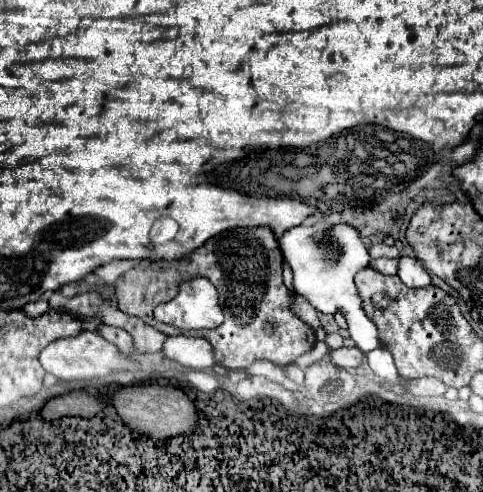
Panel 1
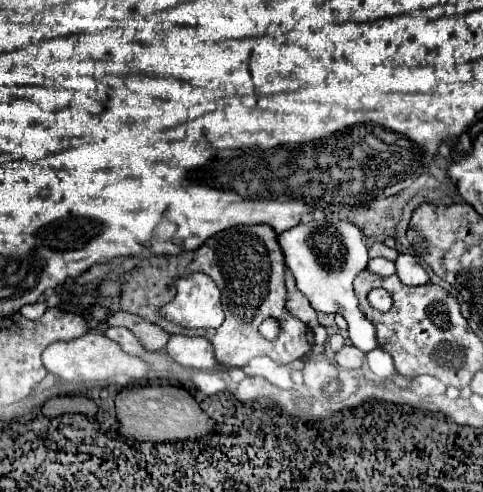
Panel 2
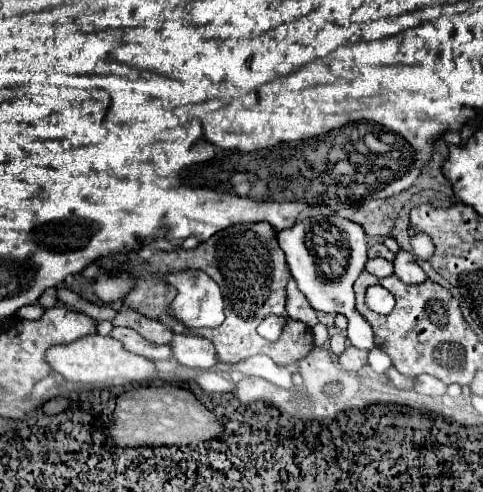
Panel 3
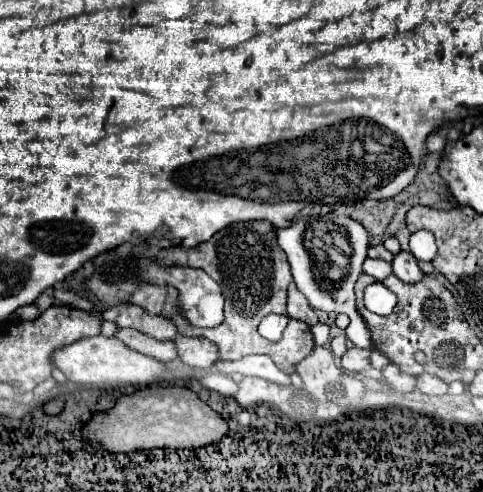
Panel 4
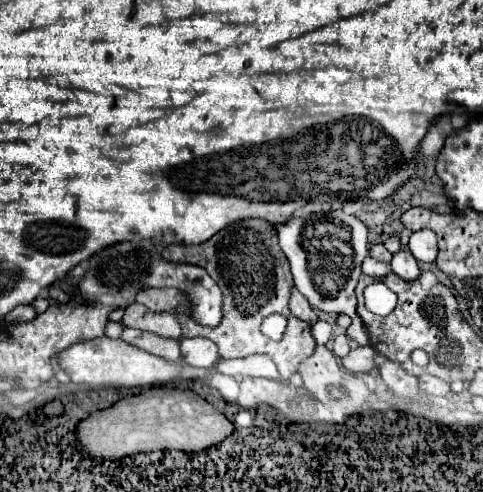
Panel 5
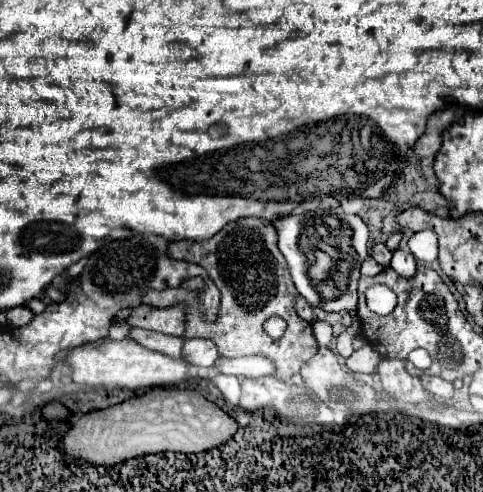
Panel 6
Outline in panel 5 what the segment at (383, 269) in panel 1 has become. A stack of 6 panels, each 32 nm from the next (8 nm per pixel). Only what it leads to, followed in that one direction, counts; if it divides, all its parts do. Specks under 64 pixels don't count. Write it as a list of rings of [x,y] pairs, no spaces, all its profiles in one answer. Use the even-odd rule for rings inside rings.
[[[368,256],[362,264],[362,274],[366,274],[366,276],[386,276],[388,272],[390,272],[390,264],[378,262],[372,256]]]

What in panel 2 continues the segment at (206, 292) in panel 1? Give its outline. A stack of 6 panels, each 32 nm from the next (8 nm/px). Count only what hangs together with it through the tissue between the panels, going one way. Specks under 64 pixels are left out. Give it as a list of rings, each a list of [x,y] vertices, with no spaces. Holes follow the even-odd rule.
[[[206,274],[180,276],[174,280],[174,286],[178,294],[160,308],[160,316],[184,328],[218,328],[224,322],[220,290]]]

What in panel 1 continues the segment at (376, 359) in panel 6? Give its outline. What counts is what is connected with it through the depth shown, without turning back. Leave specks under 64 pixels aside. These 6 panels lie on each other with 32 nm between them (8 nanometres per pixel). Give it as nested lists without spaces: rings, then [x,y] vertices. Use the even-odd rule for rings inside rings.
[[[342,346],[330,352],[330,360],[340,368],[358,368],[364,362],[364,352],[360,352],[358,348]]]

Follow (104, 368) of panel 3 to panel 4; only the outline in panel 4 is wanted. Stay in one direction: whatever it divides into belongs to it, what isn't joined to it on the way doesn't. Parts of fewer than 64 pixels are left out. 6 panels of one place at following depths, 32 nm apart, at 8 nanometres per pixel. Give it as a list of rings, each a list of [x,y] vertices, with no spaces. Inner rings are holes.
[[[106,336],[78,340],[76,344],[70,344],[68,348],[56,350],[52,354],[52,360],[74,384],[110,382],[110,384],[124,384],[124,386],[150,386],[150,384],[162,382],[168,374],[172,374],[172,370],[166,368],[164,362],[128,348],[118,338],[106,338]]]

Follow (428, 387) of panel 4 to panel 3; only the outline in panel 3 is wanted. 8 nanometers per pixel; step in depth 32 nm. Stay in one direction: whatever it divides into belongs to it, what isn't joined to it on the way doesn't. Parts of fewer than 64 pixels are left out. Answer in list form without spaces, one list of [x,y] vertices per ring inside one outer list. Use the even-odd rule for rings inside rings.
[[[422,374],[416,378],[416,384],[414,384],[414,390],[420,392],[420,394],[428,394],[428,396],[440,396],[446,392],[446,384],[440,382],[438,378],[434,376],[428,376],[428,374]]]

